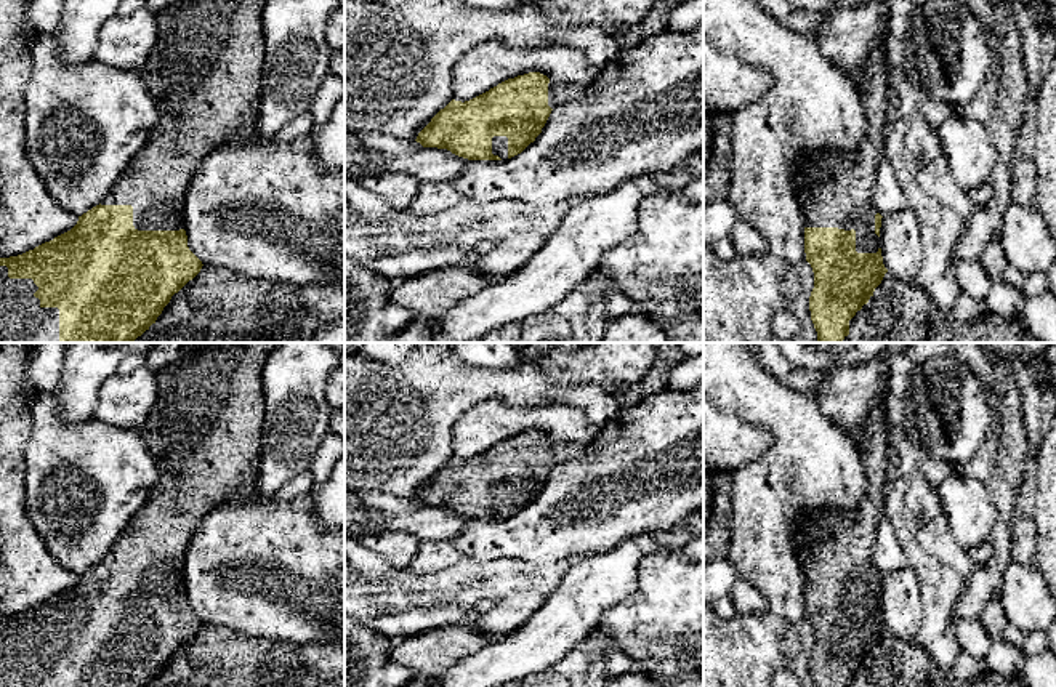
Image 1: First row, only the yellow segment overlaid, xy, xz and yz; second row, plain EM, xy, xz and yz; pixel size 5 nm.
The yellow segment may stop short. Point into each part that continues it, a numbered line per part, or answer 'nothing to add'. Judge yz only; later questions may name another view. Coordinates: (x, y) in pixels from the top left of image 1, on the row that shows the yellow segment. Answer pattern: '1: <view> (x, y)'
1: yz (835, 188)

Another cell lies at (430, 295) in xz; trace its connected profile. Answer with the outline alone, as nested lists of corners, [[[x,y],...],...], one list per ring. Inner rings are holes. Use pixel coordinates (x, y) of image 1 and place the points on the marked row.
[[[471,263],[442,267],[417,277],[396,279],[389,285],[389,298],[417,317],[436,320],[463,298],[487,285],[484,274]]]

